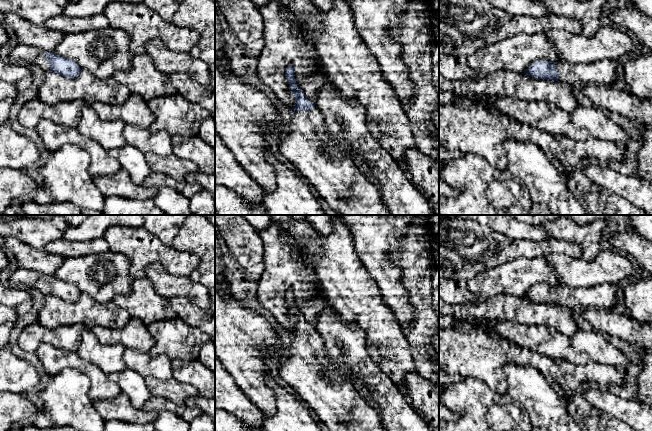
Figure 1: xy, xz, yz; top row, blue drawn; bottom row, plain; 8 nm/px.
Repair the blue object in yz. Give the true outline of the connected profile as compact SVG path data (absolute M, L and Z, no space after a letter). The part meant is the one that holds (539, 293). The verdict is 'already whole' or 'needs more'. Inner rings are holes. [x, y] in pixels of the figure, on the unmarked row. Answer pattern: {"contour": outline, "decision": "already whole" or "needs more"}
{"contour": "M605 283L592 287L553 287L536 284L525 295L536 303L560 305L570 309L611 309L618 303L616 284Z", "decision": "needs more"}

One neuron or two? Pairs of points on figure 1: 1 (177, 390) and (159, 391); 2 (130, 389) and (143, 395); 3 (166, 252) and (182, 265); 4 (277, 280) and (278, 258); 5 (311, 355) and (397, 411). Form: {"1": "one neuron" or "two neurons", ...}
{"1": "one neuron", "2": "one neuron", "3": "one neuron", "4": "one neuron", "5": "two neurons"}

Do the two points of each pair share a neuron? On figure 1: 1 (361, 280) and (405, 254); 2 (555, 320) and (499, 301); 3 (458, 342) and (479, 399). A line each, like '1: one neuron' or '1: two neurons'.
1: two neurons
2: one neuron
3: two neurons

